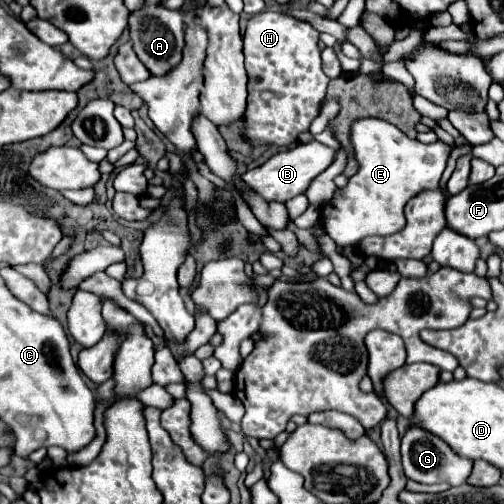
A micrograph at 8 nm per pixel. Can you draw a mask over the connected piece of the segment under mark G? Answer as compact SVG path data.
M412 425L406 429L406 435L402 437L402 465L404 465L406 477L412 481L460 485L470 477L474 461L452 451L452 447L448 443L444 443L440 437L432 435L430 431L426 431L418 425Z

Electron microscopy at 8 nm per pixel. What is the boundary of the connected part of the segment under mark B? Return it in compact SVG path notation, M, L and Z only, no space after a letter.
M310 141L306 145L296 145L294 149L276 153L262 167L246 171L242 175L242 179L244 179L244 183L248 183L248 187L252 187L264 199L286 203L288 199L292 199L292 197L296 197L300 193L306 193L306 189L312 183L312 179L318 177L322 171L326 171L332 165L334 155L336 155L336 151L332 147L322 145L318 141Z

